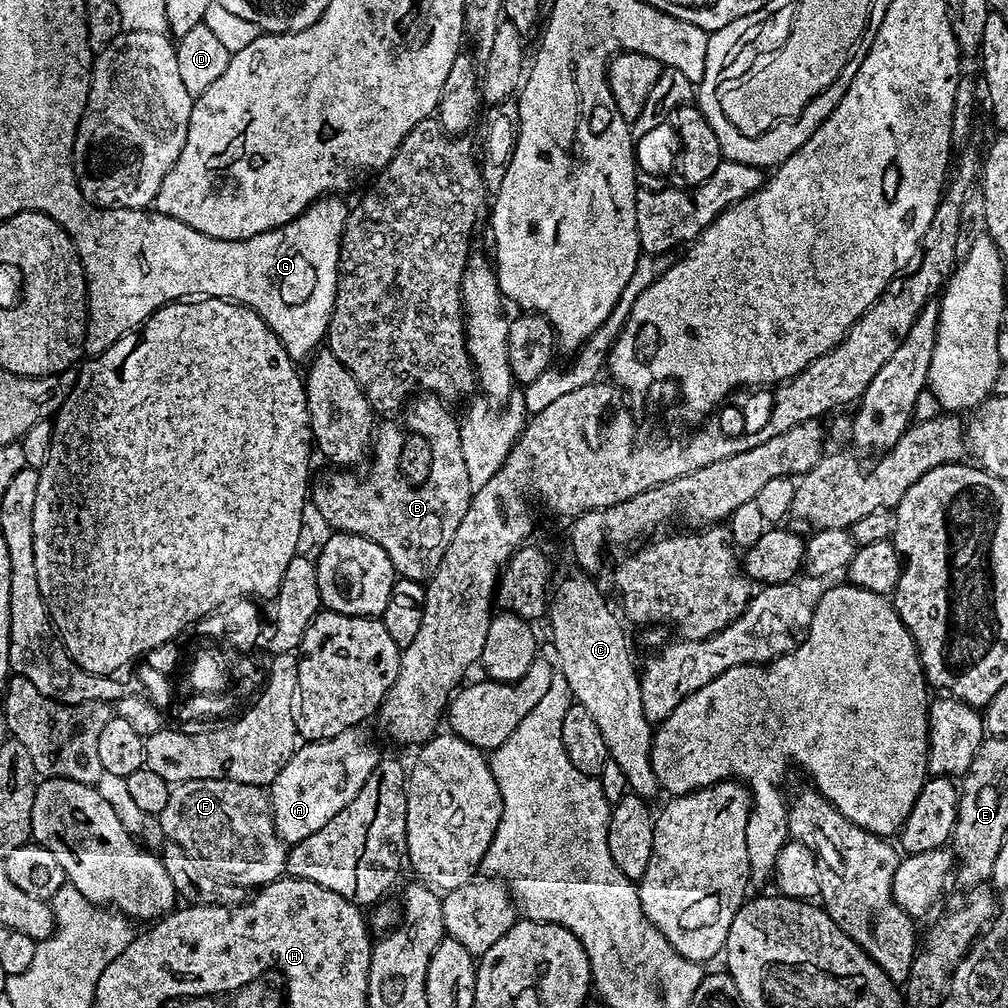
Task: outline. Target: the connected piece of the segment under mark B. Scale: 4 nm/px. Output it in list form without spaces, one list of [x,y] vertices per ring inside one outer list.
[[[420,394],[415,398],[409,399],[406,407],[403,409],[402,417],[404,416],[404,424],[413,432],[414,435],[420,436],[420,460],[424,463],[424,477],[421,478],[417,484],[411,484],[408,481],[408,476],[404,473],[404,432],[396,424],[379,425],[378,431],[374,436],[374,443],[371,447],[370,463],[372,465],[368,468],[368,473],[365,474],[364,480],[360,476],[355,476],[355,471],[352,470],[332,470],[328,472],[320,481],[313,483],[310,488],[310,504],[311,507],[316,507],[315,515],[322,519],[332,532],[349,532],[352,536],[364,536],[367,540],[378,542],[378,546],[382,546],[382,550],[386,550],[386,554],[390,558],[390,562],[396,567],[397,577],[405,580],[418,580],[421,582],[427,581],[438,570],[438,566],[444,561],[446,554],[446,546],[450,546],[450,538],[454,538],[454,530],[458,530],[458,526],[462,523],[462,517],[466,514],[466,510],[472,501],[473,489],[470,484],[470,477],[466,474],[466,461],[462,458],[462,442],[459,441],[460,425],[457,417],[452,417],[452,412],[448,408],[449,405],[445,403],[439,396],[431,394]]]

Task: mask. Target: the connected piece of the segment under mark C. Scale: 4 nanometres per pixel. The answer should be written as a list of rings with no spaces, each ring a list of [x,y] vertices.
[[[575,575],[562,581],[550,600],[555,663],[570,686],[573,701],[586,706],[594,722],[598,722],[598,730],[602,730],[602,738],[606,738],[609,757],[622,766],[629,789],[637,796],[652,798],[658,792],[652,765],[654,724],[644,713],[638,664],[632,661],[628,636],[620,625],[621,617],[612,613],[599,586],[592,581],[595,579]]]

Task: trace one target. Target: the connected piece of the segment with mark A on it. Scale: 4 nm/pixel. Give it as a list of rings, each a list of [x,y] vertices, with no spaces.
[[[349,730],[338,734],[329,740],[313,740],[304,742],[297,747],[296,753],[282,766],[282,770],[270,785],[270,799],[272,802],[272,821],[276,833],[284,839],[284,843],[291,846],[302,842],[302,838],[310,838],[314,830],[322,830],[338,810],[342,810],[362,790],[366,778],[376,769],[382,759],[382,753],[368,741],[364,730]]]

